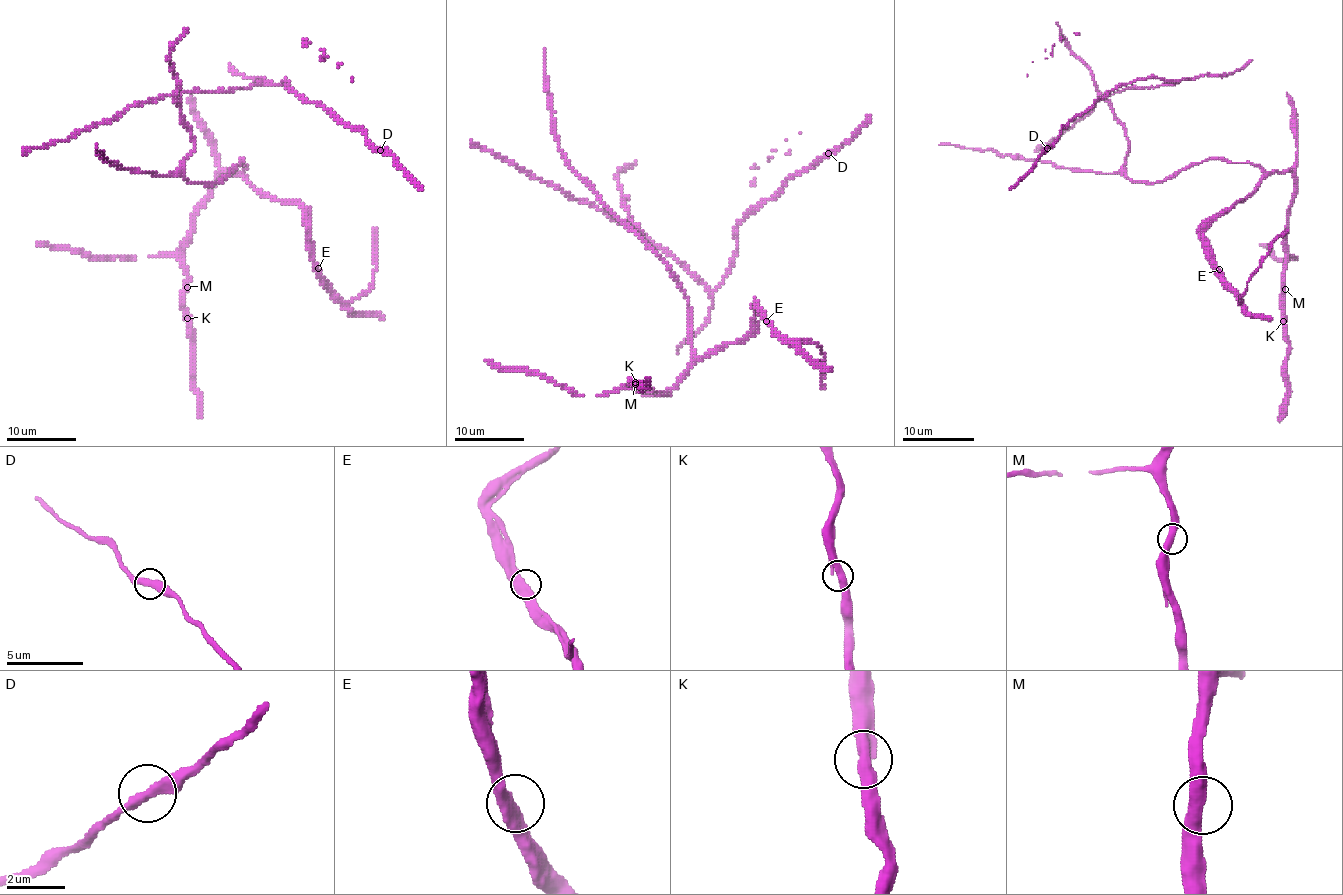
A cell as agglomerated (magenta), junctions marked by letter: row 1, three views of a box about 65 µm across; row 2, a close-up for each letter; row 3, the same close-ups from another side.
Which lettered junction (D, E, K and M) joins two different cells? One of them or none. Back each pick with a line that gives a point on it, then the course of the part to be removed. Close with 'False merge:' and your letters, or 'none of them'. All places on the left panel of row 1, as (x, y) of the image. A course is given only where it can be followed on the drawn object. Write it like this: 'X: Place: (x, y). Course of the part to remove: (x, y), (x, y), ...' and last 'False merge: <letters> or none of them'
False merge: none of them

